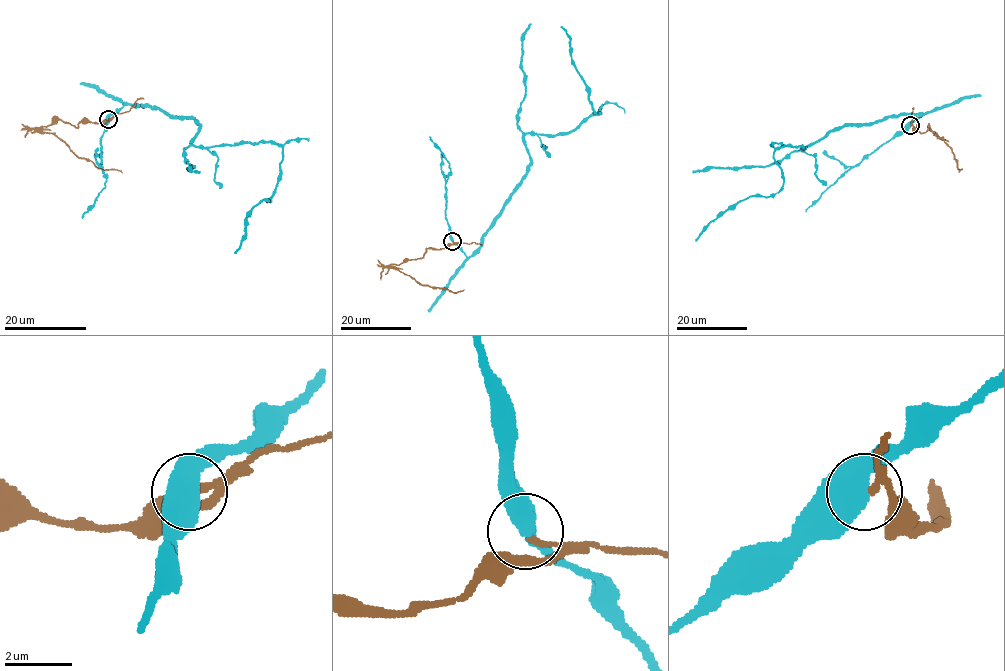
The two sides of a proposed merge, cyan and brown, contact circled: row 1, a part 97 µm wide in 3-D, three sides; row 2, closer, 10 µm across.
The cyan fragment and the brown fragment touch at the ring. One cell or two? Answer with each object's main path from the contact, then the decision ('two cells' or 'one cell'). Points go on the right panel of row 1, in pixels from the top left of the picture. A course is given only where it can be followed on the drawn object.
cyan via (909, 125), (925, 113), (846, 123), (804, 149), (781, 146), (774, 151), (781, 188), (731, 205), (695, 241) | brown via (910, 125), (921, 132), (928, 126), (944, 140), (961, 169), (958, 172) | two cells

